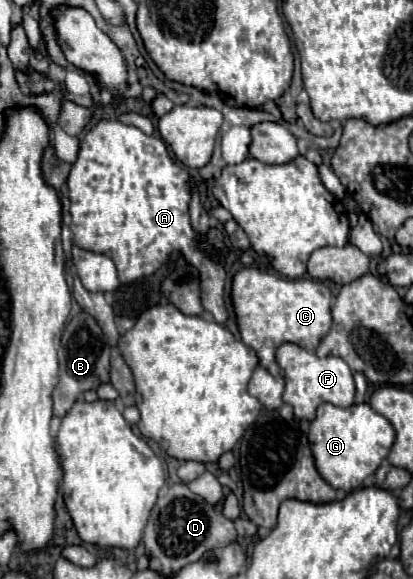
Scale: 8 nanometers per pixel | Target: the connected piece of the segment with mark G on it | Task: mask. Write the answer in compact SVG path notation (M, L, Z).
M322 403L318 407L316 419L310 425L308 441L314 455L318 473L334 489L344 489L348 493L360 489L364 481L378 469L382 459L390 453L394 443L394 429L386 417L376 413L368 403L336 407Z

